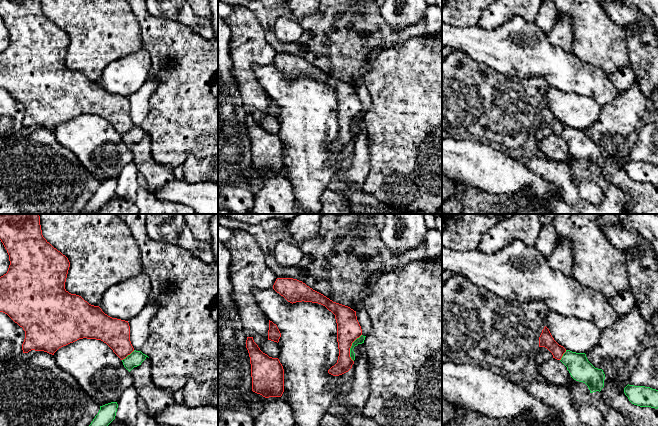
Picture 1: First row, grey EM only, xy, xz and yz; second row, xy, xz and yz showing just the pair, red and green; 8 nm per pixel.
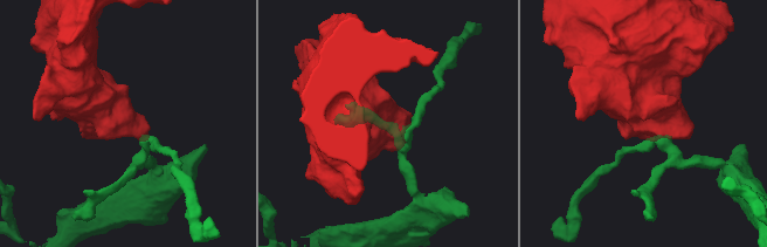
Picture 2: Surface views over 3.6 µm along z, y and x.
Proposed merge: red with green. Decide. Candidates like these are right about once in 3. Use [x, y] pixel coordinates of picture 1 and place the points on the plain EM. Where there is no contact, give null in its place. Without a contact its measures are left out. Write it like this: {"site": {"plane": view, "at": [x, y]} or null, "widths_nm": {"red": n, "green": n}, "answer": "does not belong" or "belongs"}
{"site": {"plane": "xz", "at": [350, 123]}, "widths_nm": {"red": 190, "green": 60}, "answer": "does not belong"}

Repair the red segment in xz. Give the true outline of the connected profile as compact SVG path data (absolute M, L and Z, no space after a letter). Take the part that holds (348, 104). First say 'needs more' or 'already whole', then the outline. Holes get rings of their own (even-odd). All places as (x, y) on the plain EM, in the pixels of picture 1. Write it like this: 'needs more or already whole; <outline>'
already whole; M277 54L273 65L292 80L302 77L318 79L335 91L339 132L337 139L328 146L328 149L339 152L348 148L354 140L350 133L350 124L352 119L362 111L356 87L348 82L333 78L297 55Z

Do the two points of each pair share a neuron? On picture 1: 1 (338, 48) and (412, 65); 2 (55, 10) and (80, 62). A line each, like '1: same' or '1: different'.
1: different
2: same

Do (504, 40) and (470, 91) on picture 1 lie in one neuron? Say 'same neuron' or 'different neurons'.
different neurons

